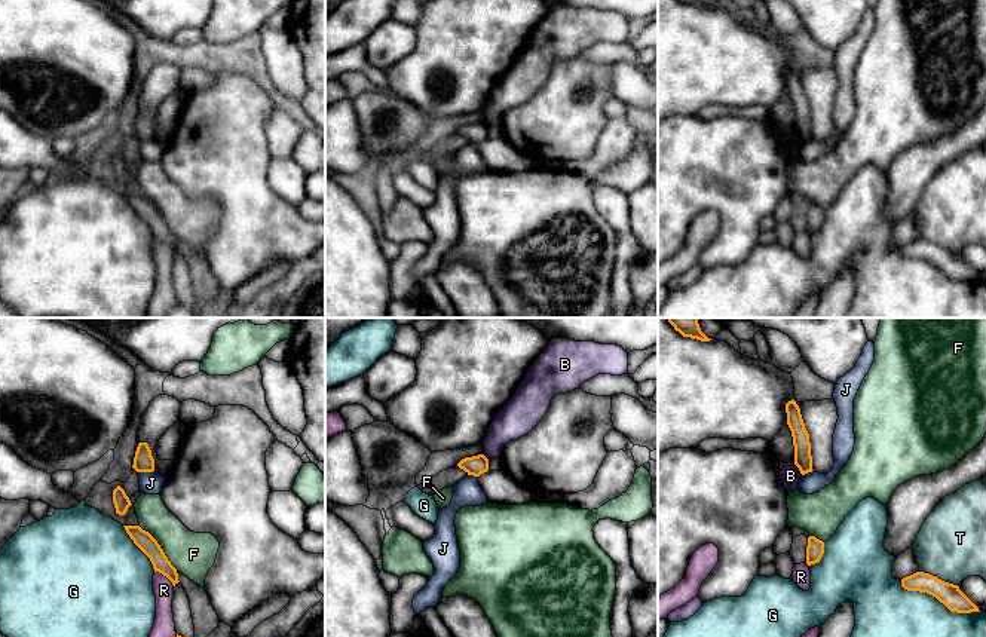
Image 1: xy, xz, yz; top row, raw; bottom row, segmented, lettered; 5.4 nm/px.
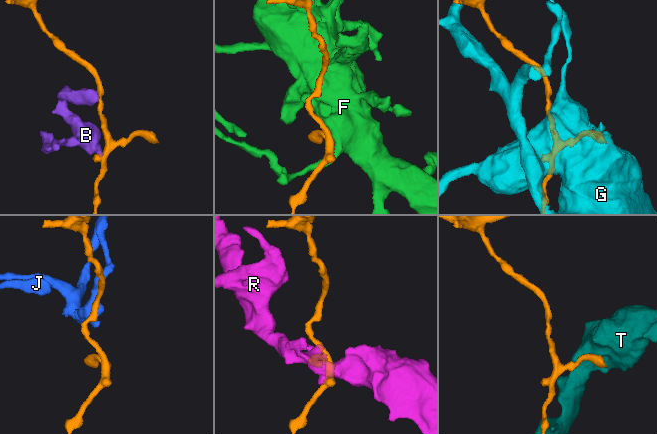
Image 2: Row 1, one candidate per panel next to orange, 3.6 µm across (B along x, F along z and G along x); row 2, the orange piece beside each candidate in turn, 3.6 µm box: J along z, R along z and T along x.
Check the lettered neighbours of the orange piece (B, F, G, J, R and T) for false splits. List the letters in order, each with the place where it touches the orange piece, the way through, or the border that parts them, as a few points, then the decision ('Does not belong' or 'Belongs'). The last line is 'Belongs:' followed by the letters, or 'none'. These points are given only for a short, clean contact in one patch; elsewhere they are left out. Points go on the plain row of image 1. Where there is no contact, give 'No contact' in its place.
B: Touches orange at yz (799, 137). Boundary: yz (793, 131), (802, 141). Does not belong
F: Touches orange at xy (159, 214). Does not belong
G: Touches orange at yz (939, 268). Does not belong
J: Touches orange at xy (146, 138). Boundary: xy (153, 137), (138, 140). Does not belong
R: Touches orange at xy (165, 242). Does not belong
T: Touches orange at yz (937, 245). Does not belong
Belongs: none

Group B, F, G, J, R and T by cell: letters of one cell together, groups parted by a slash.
B / F / G / J / R / T

